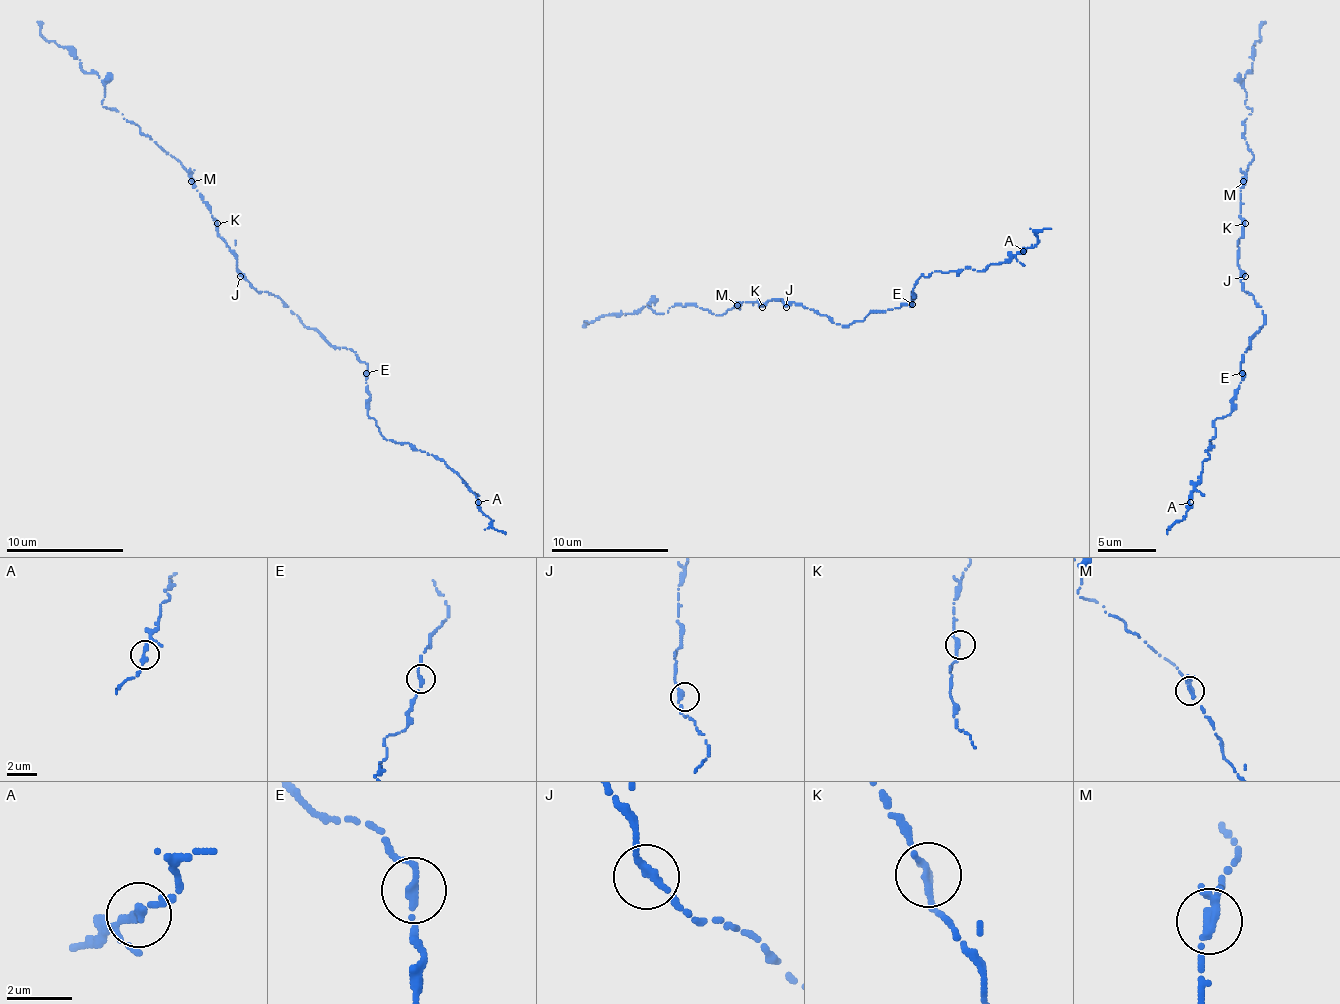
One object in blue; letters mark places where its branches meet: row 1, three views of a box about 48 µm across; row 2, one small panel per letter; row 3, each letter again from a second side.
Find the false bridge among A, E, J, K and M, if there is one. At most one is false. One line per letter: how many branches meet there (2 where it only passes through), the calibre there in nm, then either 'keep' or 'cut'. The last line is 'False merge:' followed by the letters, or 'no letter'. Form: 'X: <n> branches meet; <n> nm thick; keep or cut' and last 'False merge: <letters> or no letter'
A: 2 branches meet; 240 nm thick; keep
E: 2 branches meet; 240 nm thick; keep
J: 2 branches meet; 260 nm thick; keep
K: 2 branches meet; 240 nm thick; keep
M: 2 branches meet; 240 nm thick; keep
False merge: no letter

